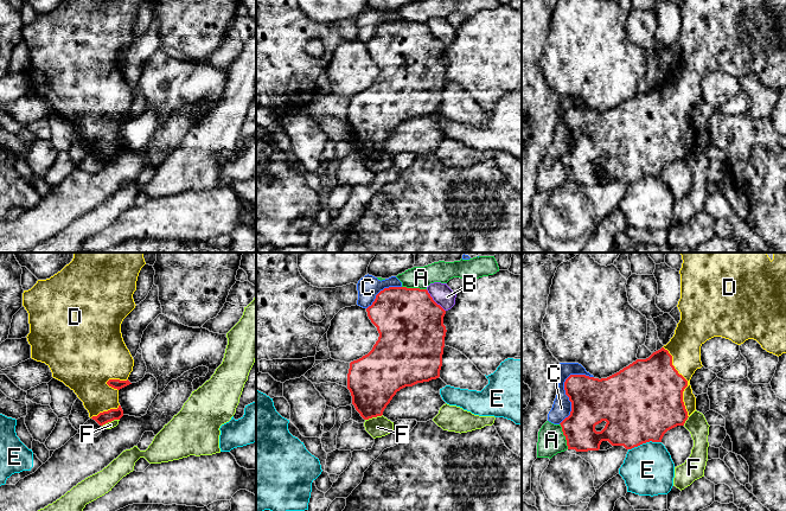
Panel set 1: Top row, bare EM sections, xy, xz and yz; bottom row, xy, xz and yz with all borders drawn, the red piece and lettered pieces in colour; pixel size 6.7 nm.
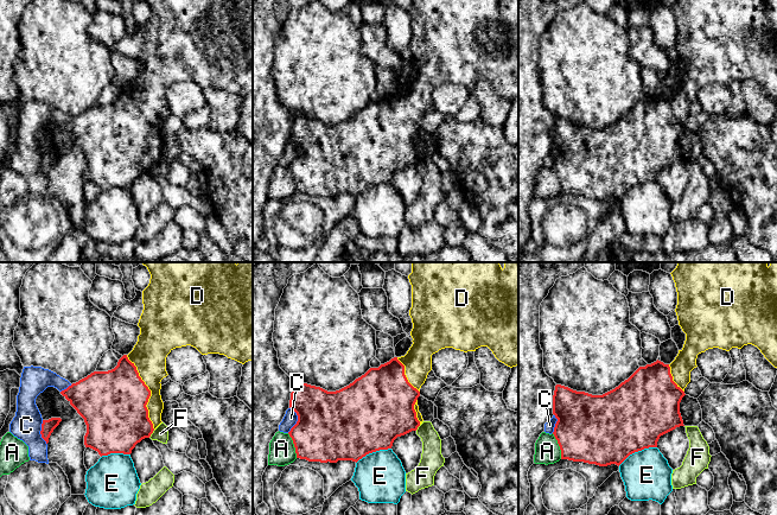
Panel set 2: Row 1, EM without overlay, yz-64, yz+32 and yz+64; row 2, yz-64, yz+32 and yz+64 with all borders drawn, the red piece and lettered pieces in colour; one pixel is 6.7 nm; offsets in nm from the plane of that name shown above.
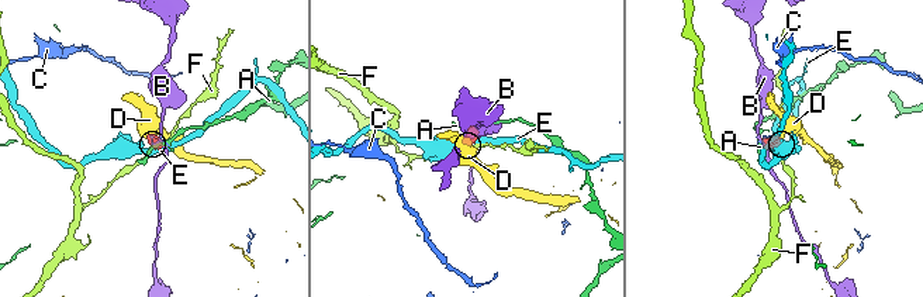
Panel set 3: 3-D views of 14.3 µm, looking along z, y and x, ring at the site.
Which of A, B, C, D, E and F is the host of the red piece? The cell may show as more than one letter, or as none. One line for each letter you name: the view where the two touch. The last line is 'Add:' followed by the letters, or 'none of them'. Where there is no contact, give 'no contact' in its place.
D: meets red in yz
Add: D

